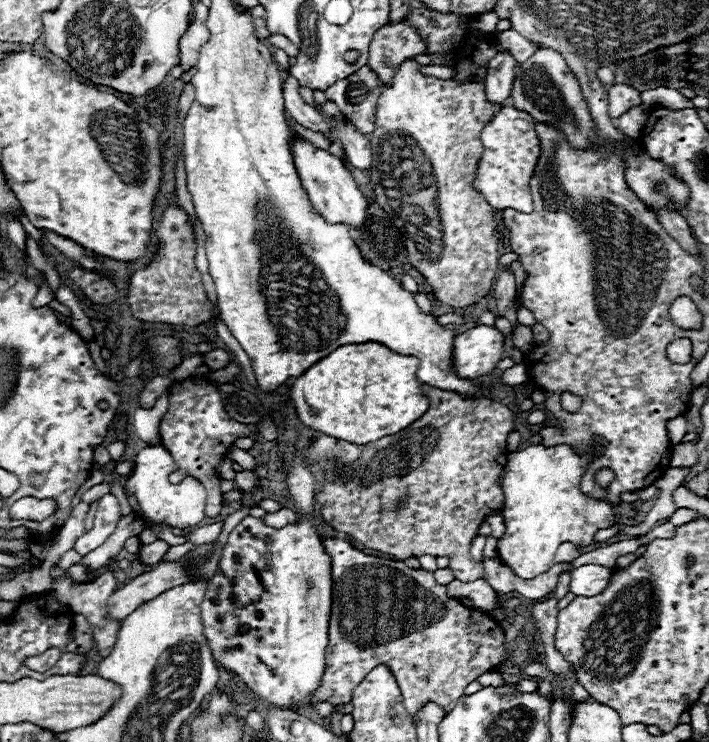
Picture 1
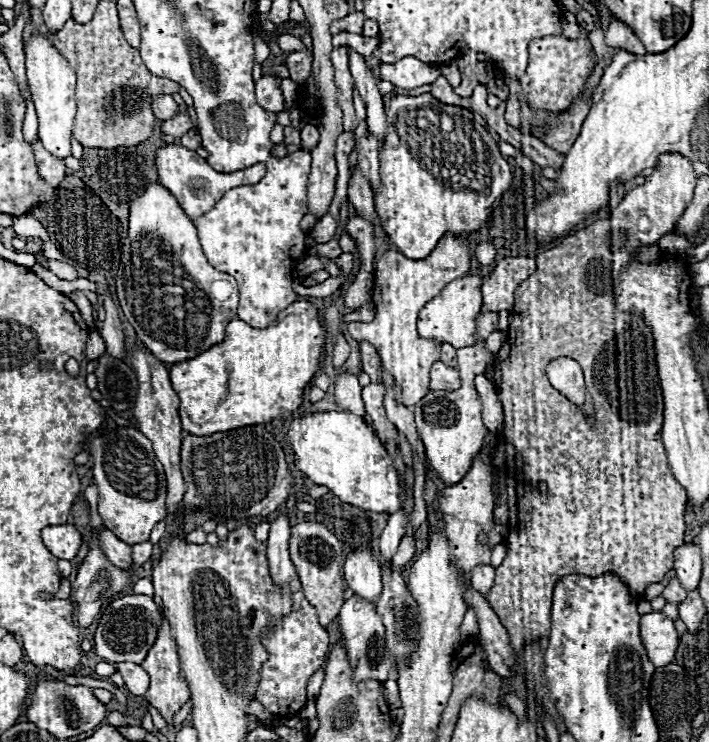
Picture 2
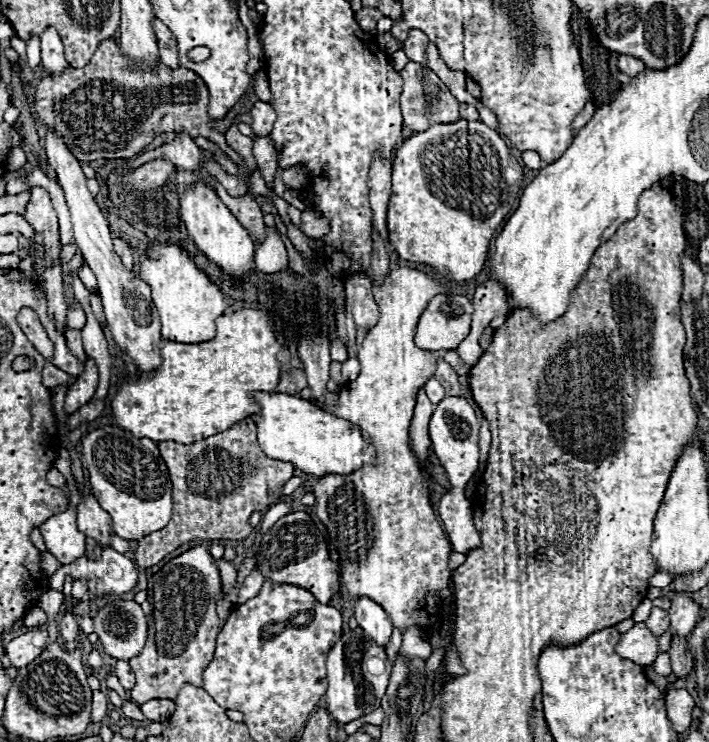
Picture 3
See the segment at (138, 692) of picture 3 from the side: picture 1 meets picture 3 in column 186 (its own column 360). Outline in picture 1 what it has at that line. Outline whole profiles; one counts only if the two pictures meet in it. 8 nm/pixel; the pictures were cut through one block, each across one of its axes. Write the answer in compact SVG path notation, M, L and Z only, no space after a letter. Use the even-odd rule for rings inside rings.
M320 536L332 558L332 614L330 614L330 632L326 646L326 670L324 678L312 698L312 702L328 700L334 706L348 704L354 688L368 676L372 668L378 664L386 664L404 696L404 706L408 708L408 716L416 722L416 712L426 702L436 702L448 714L458 698L464 696L464 688L476 680L480 674L494 670L496 666L522 666L532 660L530 650L530 634L522 632L512 642L512 648L506 652L506 636L502 626L486 612L478 608L466 608L454 598L448 598L446 586L438 584L434 576L426 570L414 570L404 566L404 562L368 556L356 550L350 542L340 538Z

